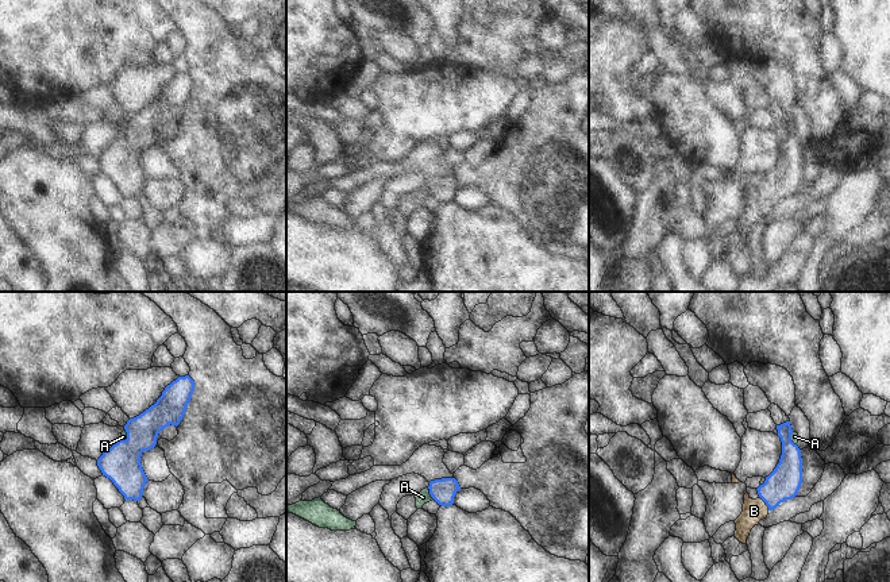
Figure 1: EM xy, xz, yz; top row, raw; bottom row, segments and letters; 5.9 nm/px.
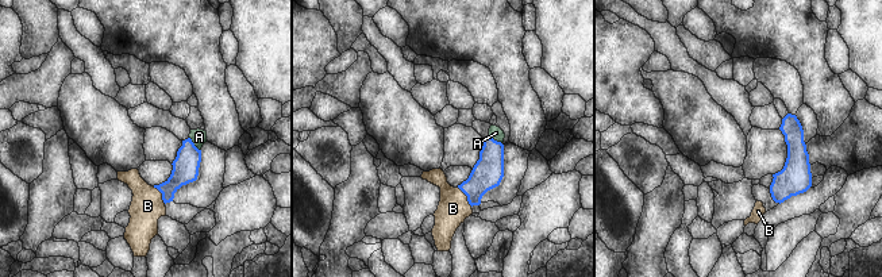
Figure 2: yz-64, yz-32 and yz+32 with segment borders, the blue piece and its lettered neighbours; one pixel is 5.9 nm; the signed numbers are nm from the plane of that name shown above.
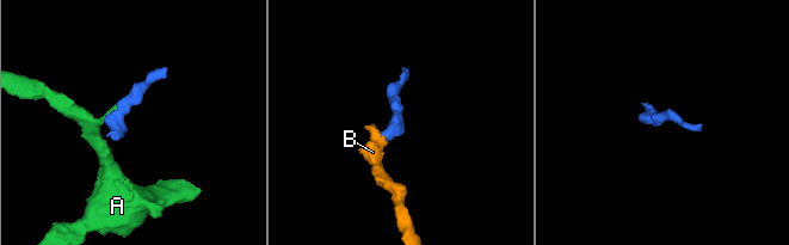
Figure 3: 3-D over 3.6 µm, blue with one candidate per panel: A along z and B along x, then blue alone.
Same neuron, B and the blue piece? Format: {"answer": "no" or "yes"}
{"answer": "yes"}

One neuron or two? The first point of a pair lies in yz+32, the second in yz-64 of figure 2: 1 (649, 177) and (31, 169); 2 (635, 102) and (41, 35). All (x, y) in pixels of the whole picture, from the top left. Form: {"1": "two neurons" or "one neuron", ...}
{"1": "one neuron", "2": "two neurons"}

